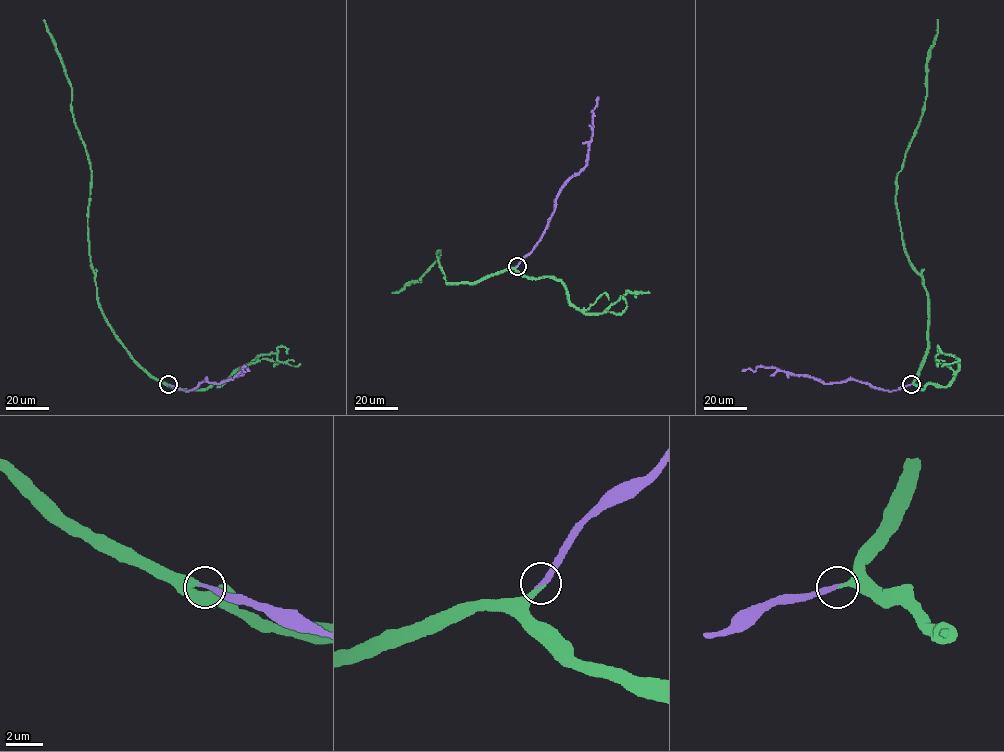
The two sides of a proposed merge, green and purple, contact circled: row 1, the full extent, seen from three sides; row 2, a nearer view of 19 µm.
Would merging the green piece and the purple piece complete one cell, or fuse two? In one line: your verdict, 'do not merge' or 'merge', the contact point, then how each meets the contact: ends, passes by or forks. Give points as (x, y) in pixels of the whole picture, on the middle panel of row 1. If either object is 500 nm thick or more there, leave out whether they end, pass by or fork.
merge | (517, 266) | green ends | purple ends

